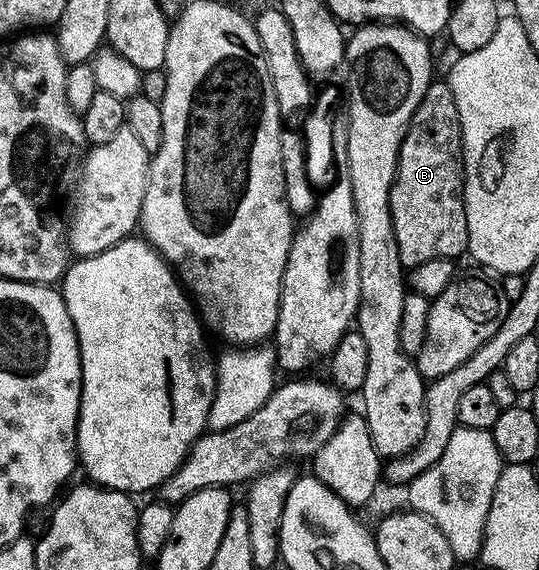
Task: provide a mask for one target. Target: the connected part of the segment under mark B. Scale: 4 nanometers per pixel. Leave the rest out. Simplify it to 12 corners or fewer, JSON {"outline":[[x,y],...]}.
{"outline":[[432,81],[400,142],[402,265],[467,248],[463,129]]}

